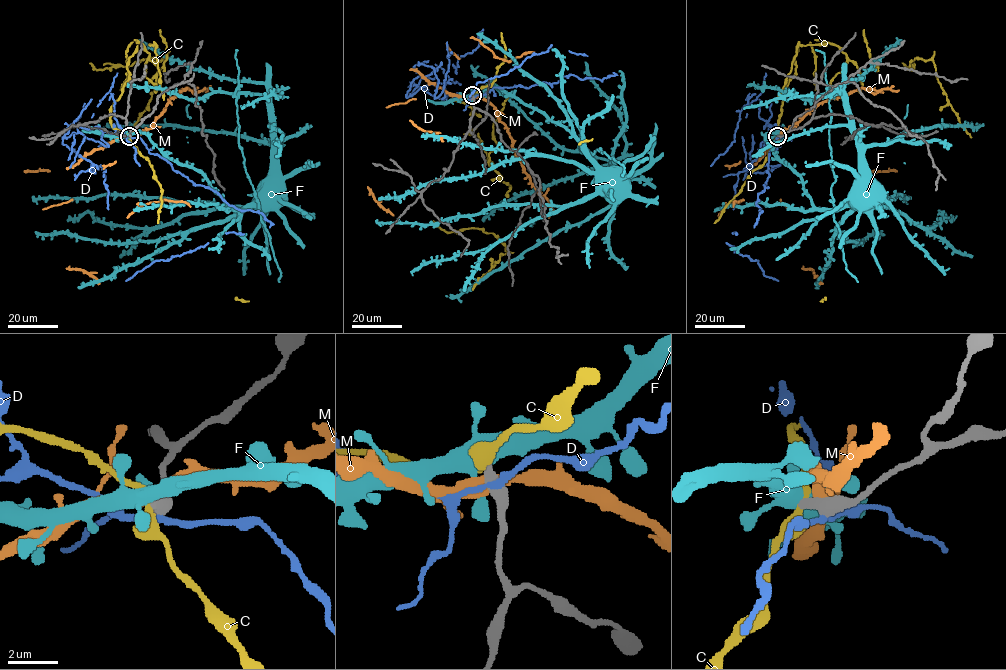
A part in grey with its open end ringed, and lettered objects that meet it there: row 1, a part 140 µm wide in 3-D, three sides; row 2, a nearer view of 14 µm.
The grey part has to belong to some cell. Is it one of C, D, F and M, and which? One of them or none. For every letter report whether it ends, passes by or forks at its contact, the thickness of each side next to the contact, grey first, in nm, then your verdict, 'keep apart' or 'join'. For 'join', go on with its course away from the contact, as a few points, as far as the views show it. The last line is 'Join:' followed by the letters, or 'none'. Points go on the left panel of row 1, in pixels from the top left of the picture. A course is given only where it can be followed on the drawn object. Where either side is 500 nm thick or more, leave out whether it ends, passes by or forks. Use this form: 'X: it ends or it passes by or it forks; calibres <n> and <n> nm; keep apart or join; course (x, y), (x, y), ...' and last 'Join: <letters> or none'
C: it passes by; calibres 460 and 320 nm; keep apart
D: calibres 650 and 220 nm; keep apart
F: it forks; calibres 420 and 460 nm; keep apart
M: calibres 650 and 480 nm; keep apart
Join: none

